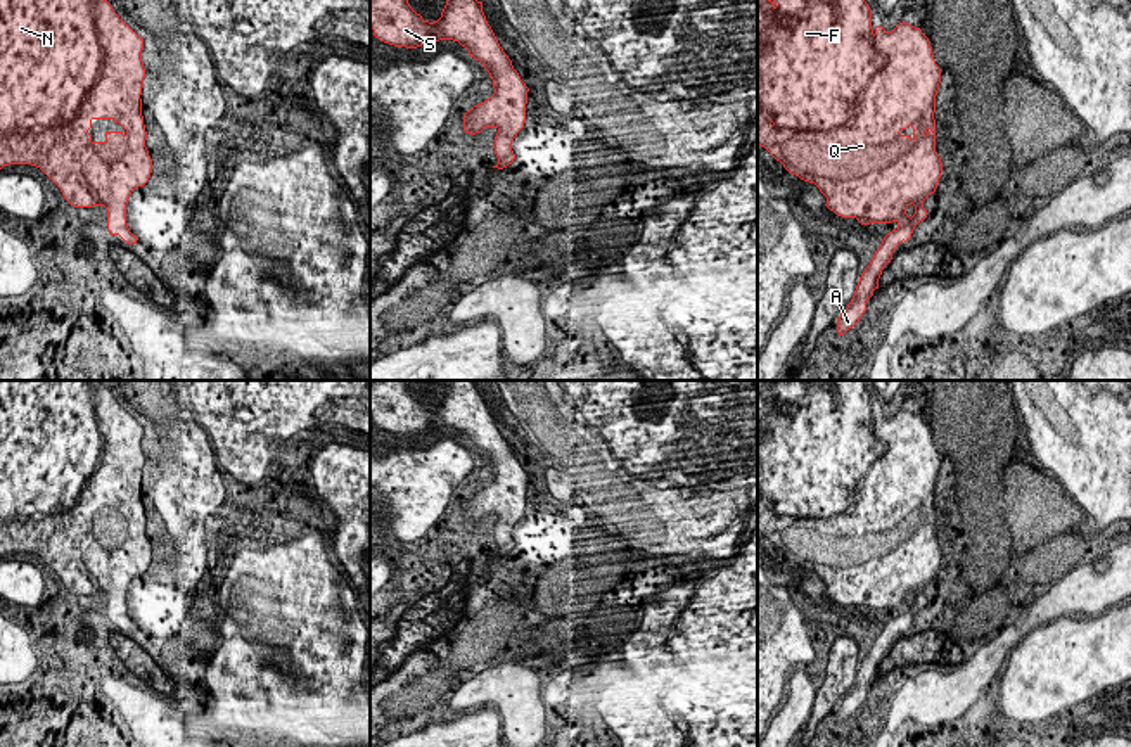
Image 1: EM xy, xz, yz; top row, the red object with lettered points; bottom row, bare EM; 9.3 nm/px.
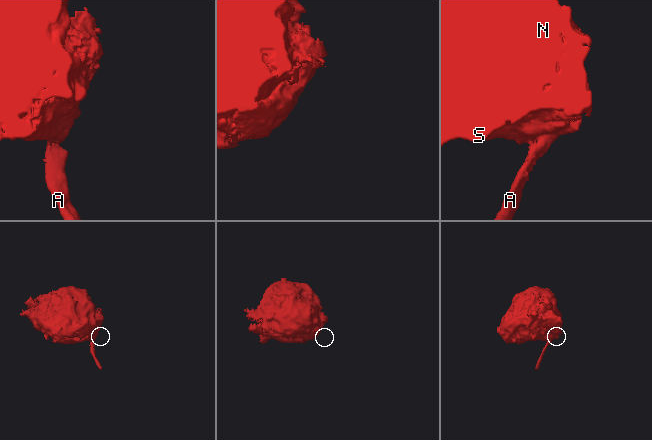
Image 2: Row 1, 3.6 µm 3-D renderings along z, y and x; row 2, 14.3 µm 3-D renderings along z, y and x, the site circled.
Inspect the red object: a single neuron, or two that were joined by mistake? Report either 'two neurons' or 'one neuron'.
one neuron

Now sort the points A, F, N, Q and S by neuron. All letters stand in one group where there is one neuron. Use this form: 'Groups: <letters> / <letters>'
Groups: A F N Q S

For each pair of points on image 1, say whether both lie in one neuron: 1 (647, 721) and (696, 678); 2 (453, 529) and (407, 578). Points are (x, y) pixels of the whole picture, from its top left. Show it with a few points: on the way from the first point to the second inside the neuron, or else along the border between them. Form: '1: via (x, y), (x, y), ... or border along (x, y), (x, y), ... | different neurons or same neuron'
1: border along (680, 695), (647, 697), (637, 706) | different neurons
2: via (443, 542), (419, 566) | same neuron

